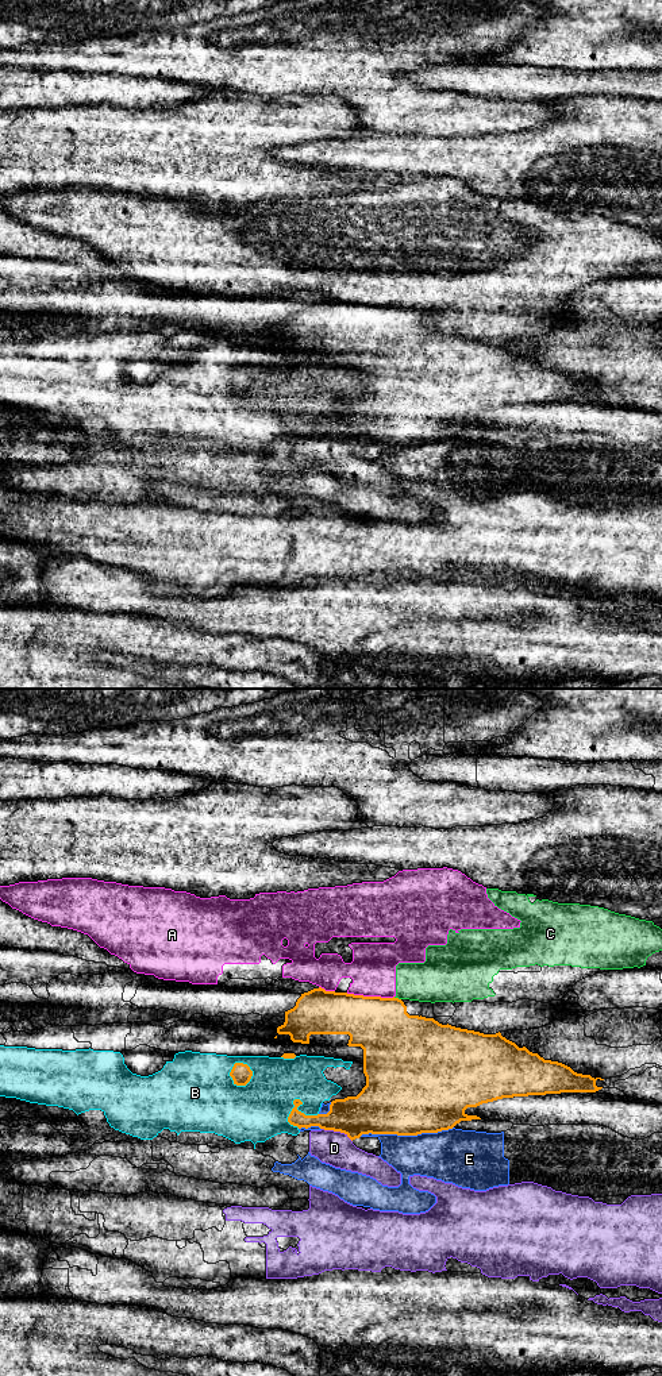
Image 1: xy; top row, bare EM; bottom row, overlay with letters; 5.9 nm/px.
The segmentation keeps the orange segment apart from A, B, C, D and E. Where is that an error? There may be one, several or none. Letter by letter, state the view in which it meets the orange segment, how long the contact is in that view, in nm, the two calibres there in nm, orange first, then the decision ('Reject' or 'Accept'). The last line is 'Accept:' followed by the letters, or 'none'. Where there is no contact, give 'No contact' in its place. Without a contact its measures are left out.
A: Touches orange in xy. Shared border 280 nm. Thickness 360 nm (orange) against 280 nm. Reject
B: Touches orange in xy. Shared border 200 nm. Thickness 150 nm (orange) against 360 nm. Reject
C: Touches orange in xy. Shared border 50 nm. Thickness 360 nm (orange) against 260 nm. Reject
D: Touches orange in xy. Shared border 200 nm. Thickness 280 nm (orange) against 200 nm. Reject
E: Touches orange in xy. Shared border 550 nm. Thickness 500 nm (orange) against 280 nm. Reject
Accept: none

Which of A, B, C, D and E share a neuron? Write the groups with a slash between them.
A C / B E / D

